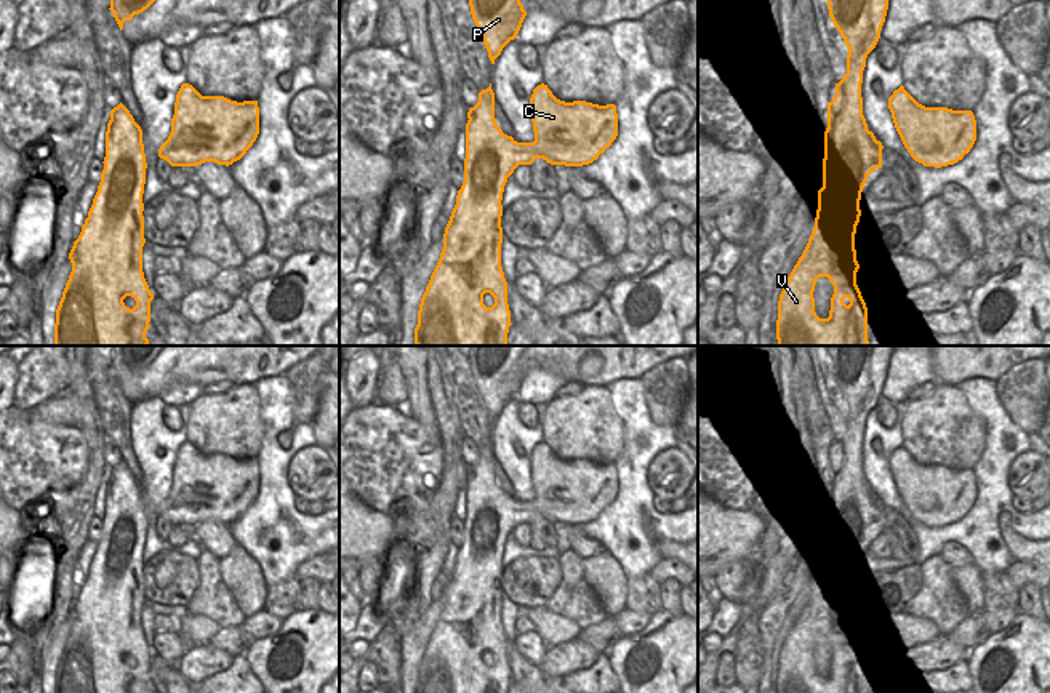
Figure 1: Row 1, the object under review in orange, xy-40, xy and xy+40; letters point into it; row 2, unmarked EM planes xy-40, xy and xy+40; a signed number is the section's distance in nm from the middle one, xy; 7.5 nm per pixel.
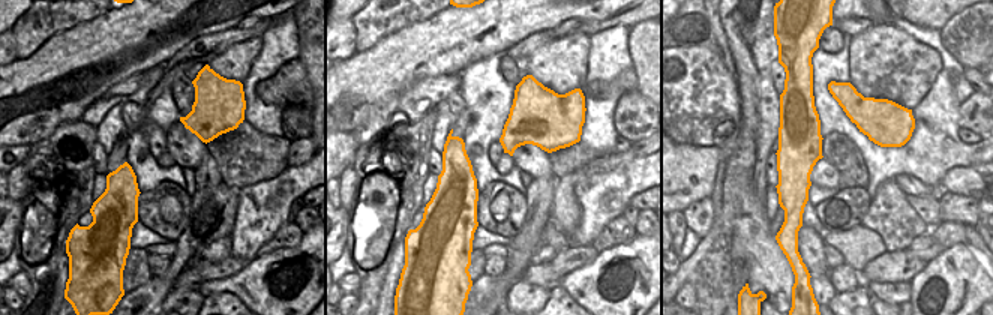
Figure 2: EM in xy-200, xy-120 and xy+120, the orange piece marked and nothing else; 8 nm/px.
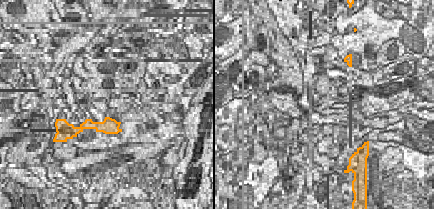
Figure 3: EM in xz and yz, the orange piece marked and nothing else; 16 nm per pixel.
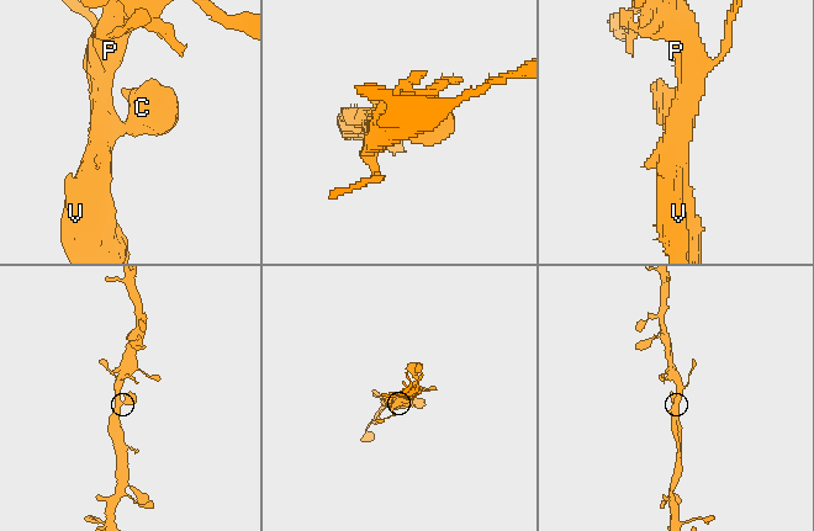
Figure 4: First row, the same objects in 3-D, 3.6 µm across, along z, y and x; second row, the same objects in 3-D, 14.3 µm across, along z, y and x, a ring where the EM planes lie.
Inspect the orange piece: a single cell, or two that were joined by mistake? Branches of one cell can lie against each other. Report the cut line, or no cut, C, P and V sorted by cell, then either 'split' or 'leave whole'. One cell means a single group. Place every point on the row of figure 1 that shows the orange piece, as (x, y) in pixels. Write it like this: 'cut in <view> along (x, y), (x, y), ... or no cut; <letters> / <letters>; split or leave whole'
no cut; C P V; leave whole

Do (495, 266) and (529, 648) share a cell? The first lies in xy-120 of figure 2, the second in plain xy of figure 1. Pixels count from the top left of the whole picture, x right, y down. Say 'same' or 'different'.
same

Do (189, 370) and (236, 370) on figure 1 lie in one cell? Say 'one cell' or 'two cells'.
one cell

